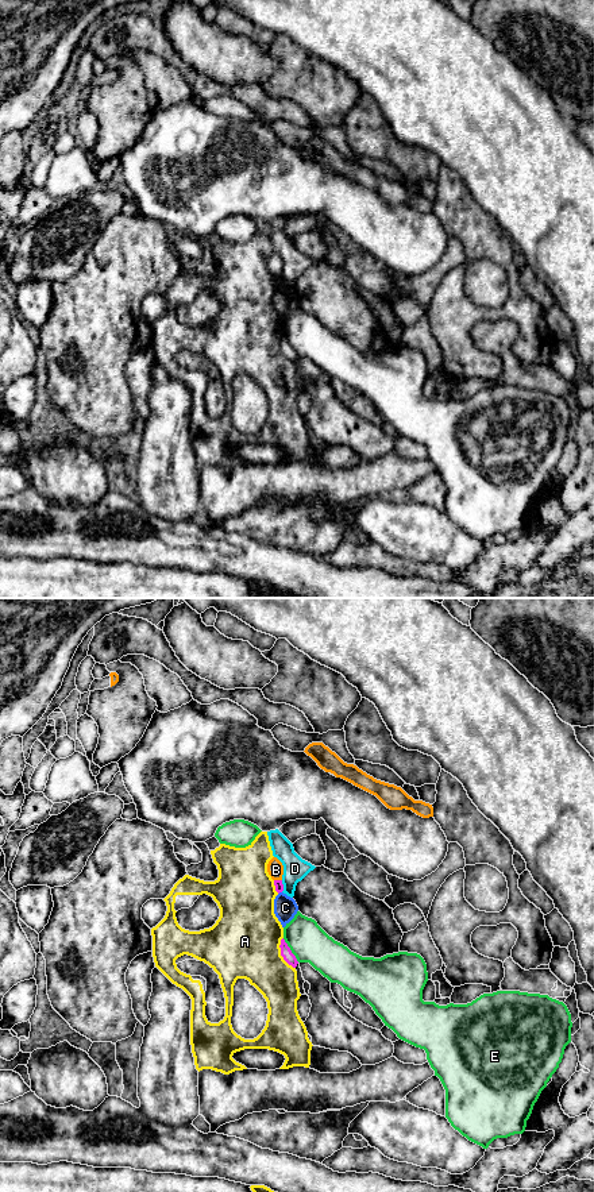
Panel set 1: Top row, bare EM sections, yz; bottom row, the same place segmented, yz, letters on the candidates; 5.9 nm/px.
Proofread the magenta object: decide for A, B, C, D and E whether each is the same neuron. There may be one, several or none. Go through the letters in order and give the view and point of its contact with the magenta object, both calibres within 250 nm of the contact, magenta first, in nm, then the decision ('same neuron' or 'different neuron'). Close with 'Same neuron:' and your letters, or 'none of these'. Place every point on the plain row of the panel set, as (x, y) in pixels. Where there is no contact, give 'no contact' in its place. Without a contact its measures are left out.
A: meets magenta in yz at (281, 348); 70 nm thick on the magenta side, 420 nm on the other; different neuron
B: meets magenta in yz at (278, 276); 50 nm thick on the magenta side, 100 nm on the other; different neuron
C: meets magenta in yz at (280, 286); 50 nm thick on the magenta side, 140 nm on the other; different neuron
D: meets magenta in yz at (282, 281); 50 nm thick on the magenta side, 140 nm on the other; different neuron
E: meets magenta in yz at (290, 346); 70 nm thick on the magenta side, 220 nm on the other; different neuron
Same neuron: none of these

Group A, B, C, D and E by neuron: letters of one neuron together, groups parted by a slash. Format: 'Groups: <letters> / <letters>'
Groups: A / B / C / D / E

